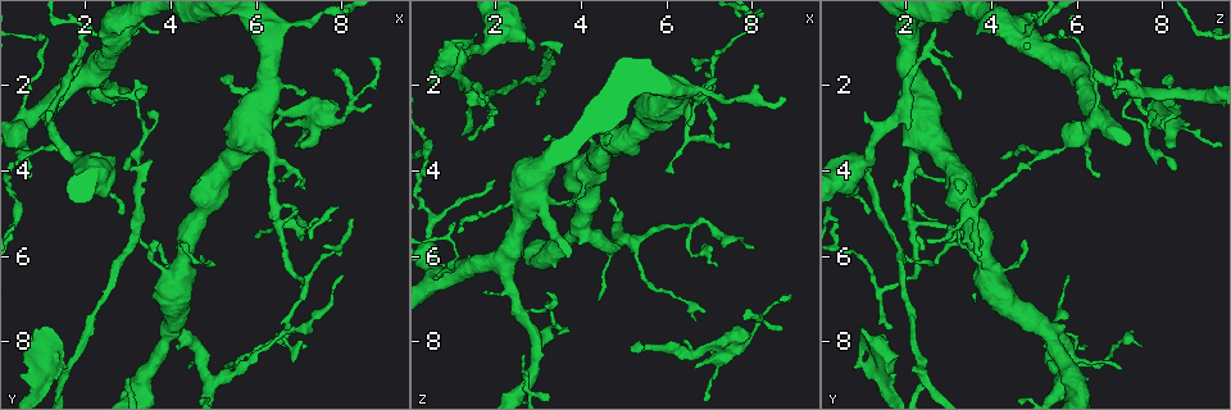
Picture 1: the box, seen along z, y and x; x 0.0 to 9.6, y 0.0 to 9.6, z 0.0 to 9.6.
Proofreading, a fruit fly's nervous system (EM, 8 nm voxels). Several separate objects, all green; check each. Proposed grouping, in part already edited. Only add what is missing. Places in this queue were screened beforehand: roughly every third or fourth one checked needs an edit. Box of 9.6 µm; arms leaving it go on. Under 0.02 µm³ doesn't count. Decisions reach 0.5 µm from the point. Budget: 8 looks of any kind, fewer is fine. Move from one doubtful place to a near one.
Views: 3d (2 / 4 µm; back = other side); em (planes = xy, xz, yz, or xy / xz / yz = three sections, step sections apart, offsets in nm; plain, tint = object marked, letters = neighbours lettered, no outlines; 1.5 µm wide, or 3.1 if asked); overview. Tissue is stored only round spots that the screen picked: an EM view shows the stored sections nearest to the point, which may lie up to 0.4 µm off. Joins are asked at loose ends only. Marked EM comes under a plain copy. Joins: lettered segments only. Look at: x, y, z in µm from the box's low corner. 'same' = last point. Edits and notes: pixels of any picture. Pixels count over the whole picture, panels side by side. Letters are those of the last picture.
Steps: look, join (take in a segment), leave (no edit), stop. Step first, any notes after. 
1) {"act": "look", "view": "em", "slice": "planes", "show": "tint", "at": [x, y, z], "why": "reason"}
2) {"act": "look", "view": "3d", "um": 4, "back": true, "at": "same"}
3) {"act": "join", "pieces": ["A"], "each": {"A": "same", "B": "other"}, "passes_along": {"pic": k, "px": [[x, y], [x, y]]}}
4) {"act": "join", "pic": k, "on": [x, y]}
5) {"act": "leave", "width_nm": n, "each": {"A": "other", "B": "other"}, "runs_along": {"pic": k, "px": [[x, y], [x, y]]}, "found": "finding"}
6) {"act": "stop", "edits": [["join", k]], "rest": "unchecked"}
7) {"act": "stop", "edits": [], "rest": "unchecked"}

{"act": "look", "view": "em", "slice": "yz", "step": 4, "show": "tint", "at": [7.15, 2.15, 1.85], "why": "thin end"}

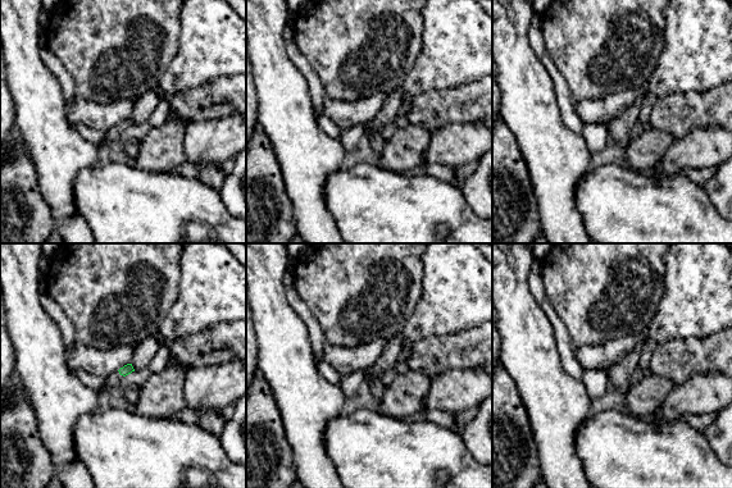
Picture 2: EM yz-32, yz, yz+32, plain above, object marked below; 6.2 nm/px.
{"act": "look", "view": "em", "slice": "planes", "show": "letters", "at": "same"}

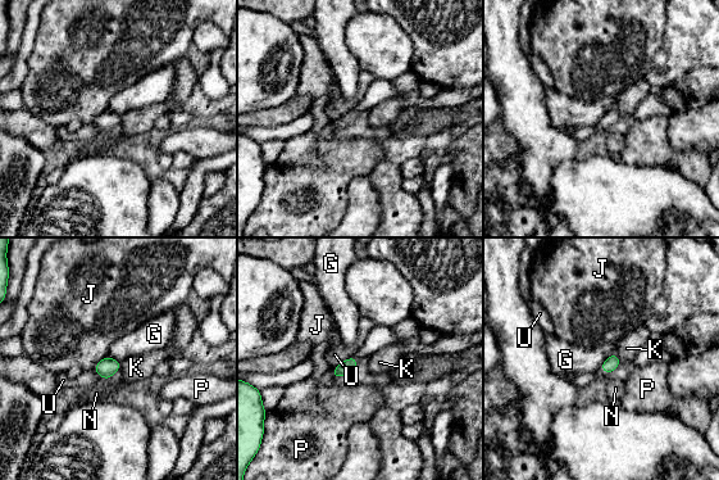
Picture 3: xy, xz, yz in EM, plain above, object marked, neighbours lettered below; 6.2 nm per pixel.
{"act": "leave", "longest_contact_nm": ["J", 160], "each": {"G": "other", "J": "other", "K": "other", "N": "other", "P": "other", "U": "other"}, "border": {"pic": 3, "px": [[614, 351], [599, 367]]}, "found": "no lettered segment goes on from it"}

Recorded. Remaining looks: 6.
{"act": "look", "view": "3d", "um": 4, "at": [7.75, 1.65, 7.45], "why": "an open end"}

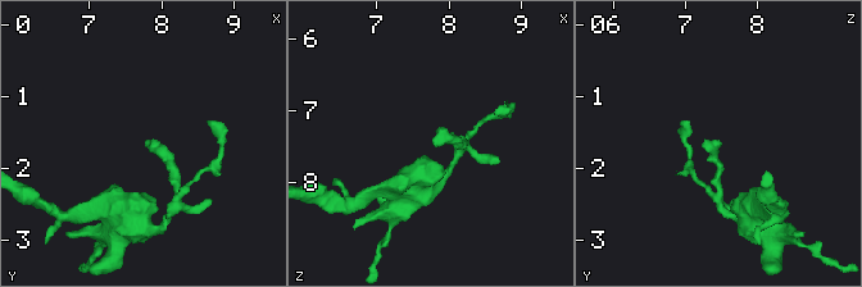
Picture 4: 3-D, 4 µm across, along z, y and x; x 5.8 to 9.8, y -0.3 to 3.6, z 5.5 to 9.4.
{"act": "look", "view": "em", "slice": "planes", "show": "letters", "at": [7.80, 1.65, 7.50], "why": "need the tissue"}

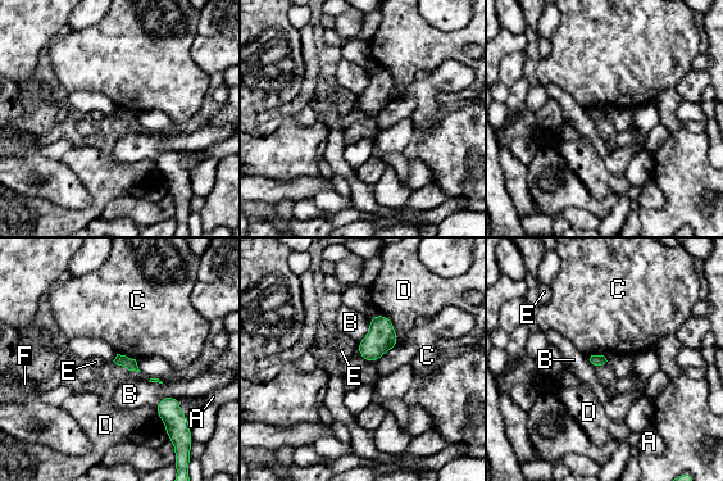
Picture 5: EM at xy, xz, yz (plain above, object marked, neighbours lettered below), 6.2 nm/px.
{"act": "leave", "each": {"A": "other", "B": "other", "C": "other", "D": "other", "E": "other", "F": "other"}, "border": {"pic": 5, "px": [[117, 353], [135, 359]]}, "found": "none of them fits"}

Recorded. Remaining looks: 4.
{"act": "look", "view": "3d", "um": 4, "at": [5.15, 1.85, 8.20]}

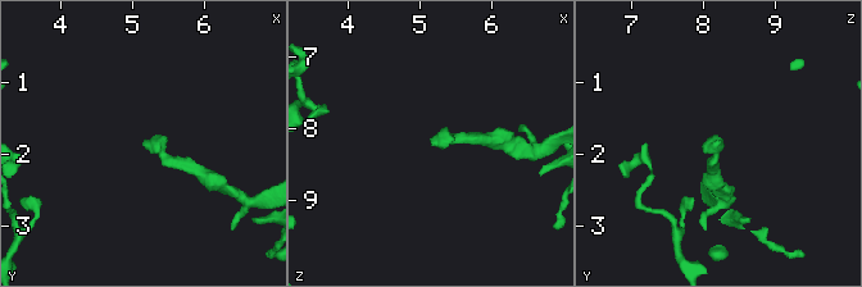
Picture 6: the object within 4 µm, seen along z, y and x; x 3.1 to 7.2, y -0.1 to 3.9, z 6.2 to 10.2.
{"act": "look", "view": "em", "slice": "xy", "step": 8, "show": "letters", "at": [5.15, 1.80, 8.20]}

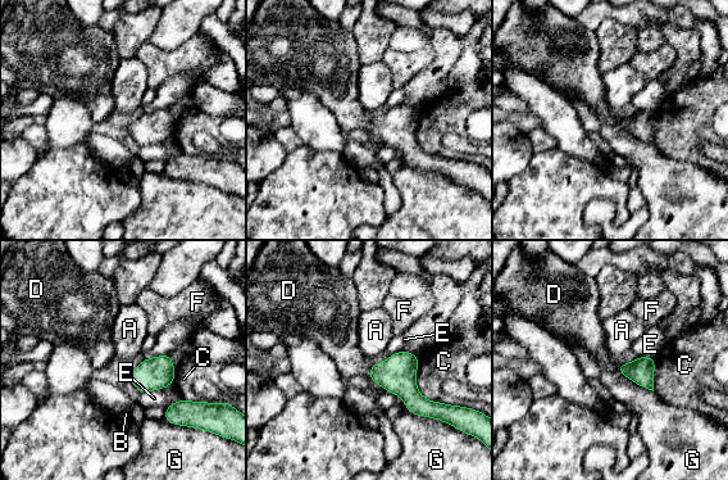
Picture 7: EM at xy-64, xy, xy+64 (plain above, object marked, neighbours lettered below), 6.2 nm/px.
{"act": "look", "view": "em", "slice": "planes", "show": "letters", "at": "same"}

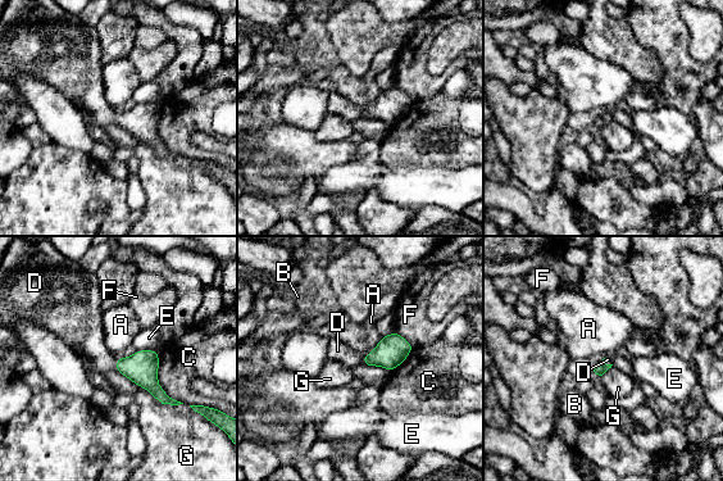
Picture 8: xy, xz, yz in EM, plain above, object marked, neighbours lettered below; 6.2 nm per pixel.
{"act": "join", "pieces": ["D"], "each": {"A": "other", "B": "other", "C": "other", "D": "same", "E": "other", "F": "other", "G": "other"}, "passes_along": {"pic": 8, "px": [[141, 368], [117, 363], [86, 337]]}, "found": "it goes on there"}

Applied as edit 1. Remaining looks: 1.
{"act": "stop", "edits": [["join", 8]], "rest": "unchecked"}

